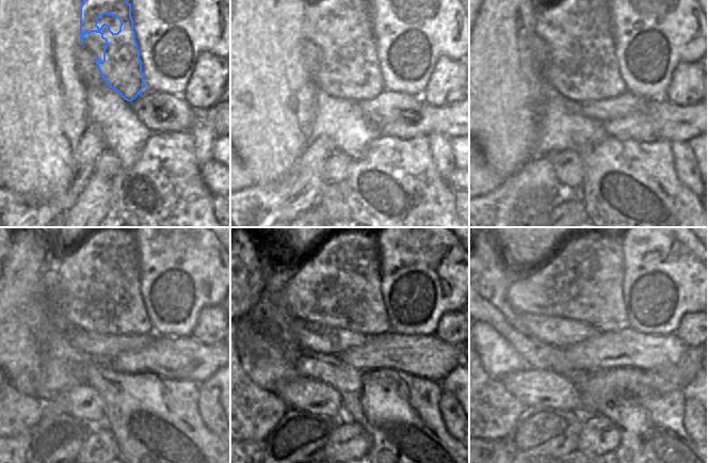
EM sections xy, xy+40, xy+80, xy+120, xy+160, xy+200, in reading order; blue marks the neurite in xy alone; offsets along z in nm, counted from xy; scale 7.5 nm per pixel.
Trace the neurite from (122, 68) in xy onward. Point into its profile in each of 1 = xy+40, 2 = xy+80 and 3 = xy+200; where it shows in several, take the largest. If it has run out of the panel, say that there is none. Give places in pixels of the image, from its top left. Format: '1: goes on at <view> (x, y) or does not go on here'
1: goes on at xy+40 (357, 78)
2: goes on at xy+80 (596, 76)
3: goes on at xy+200 (601, 306)

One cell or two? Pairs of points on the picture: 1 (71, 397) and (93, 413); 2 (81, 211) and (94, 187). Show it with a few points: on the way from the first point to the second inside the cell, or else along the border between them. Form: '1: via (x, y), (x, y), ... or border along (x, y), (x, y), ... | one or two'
1: via (77, 401), (82, 406), (87, 408) | one
2: via (87, 205), (94, 198), (94, 193) | one

